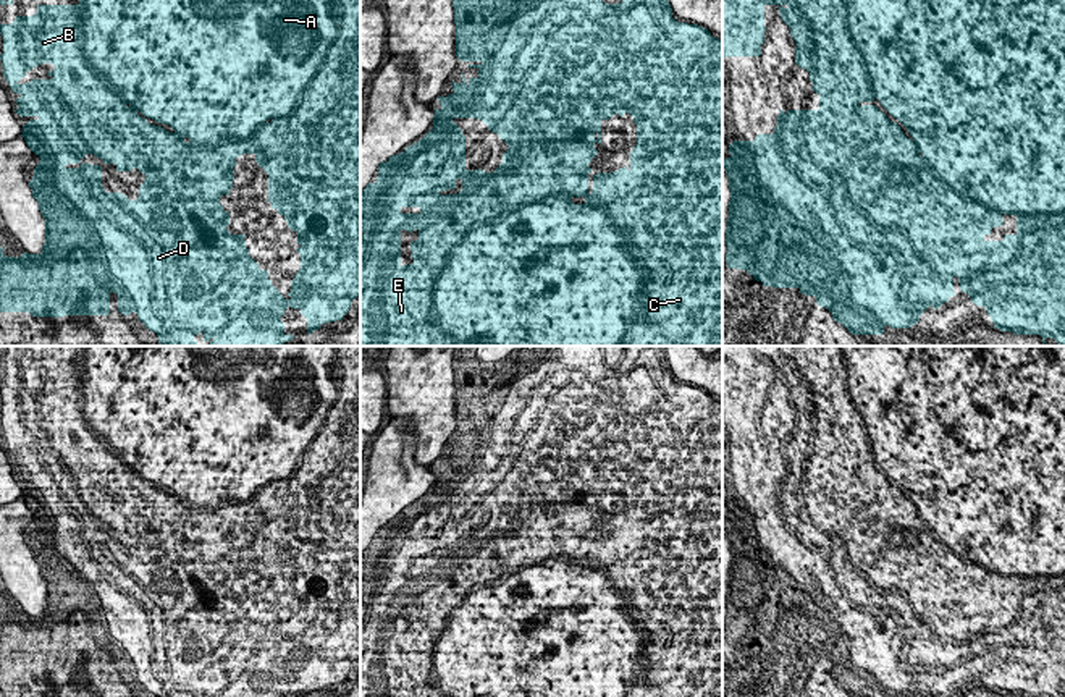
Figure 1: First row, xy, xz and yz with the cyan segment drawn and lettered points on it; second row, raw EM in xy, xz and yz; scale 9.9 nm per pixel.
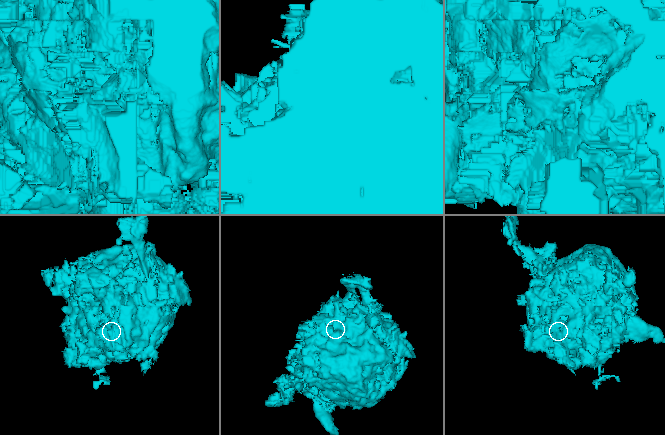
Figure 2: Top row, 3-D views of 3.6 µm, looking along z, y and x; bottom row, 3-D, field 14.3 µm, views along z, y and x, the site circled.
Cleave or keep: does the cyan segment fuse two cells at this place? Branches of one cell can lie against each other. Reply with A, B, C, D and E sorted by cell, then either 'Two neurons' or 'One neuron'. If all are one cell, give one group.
Groups: A B C D E. One neuron

